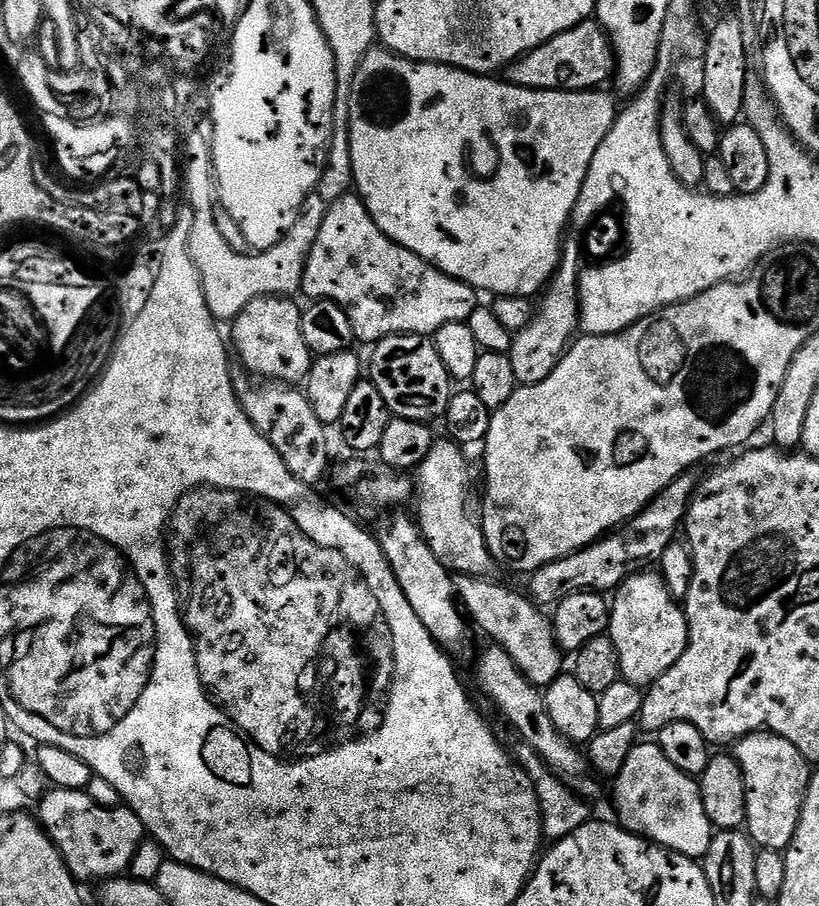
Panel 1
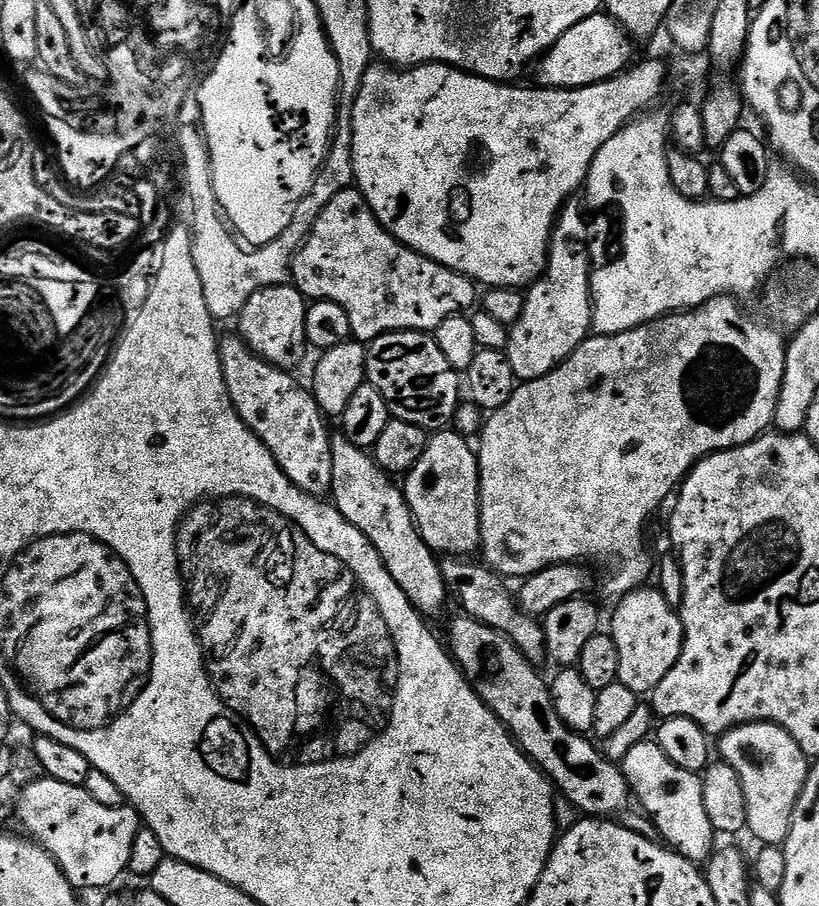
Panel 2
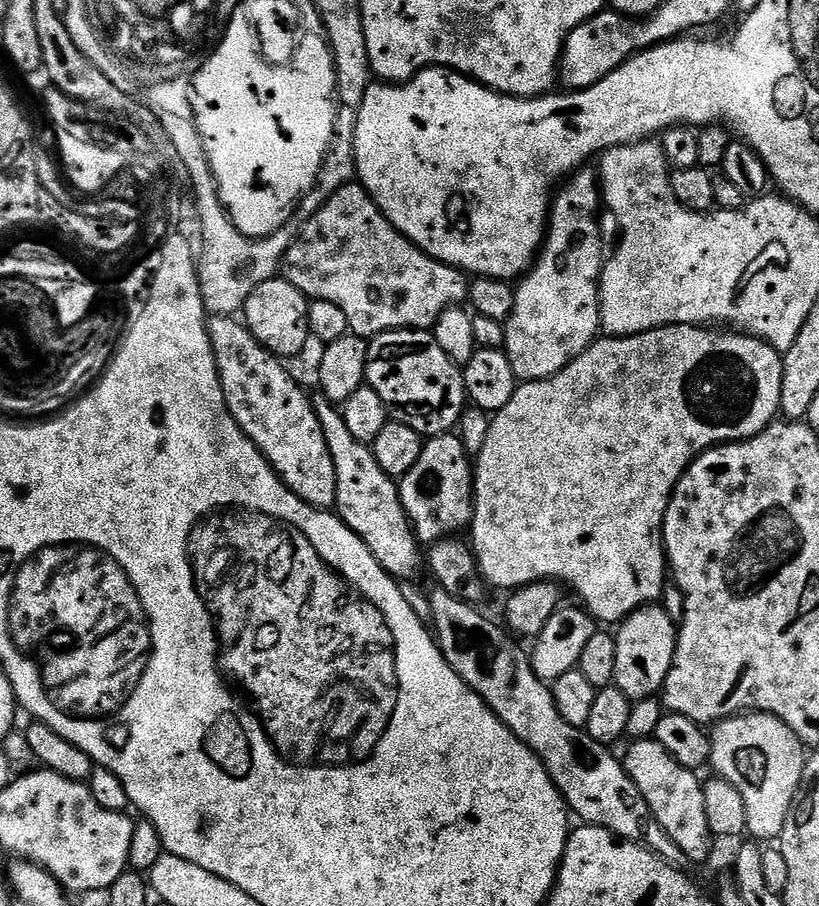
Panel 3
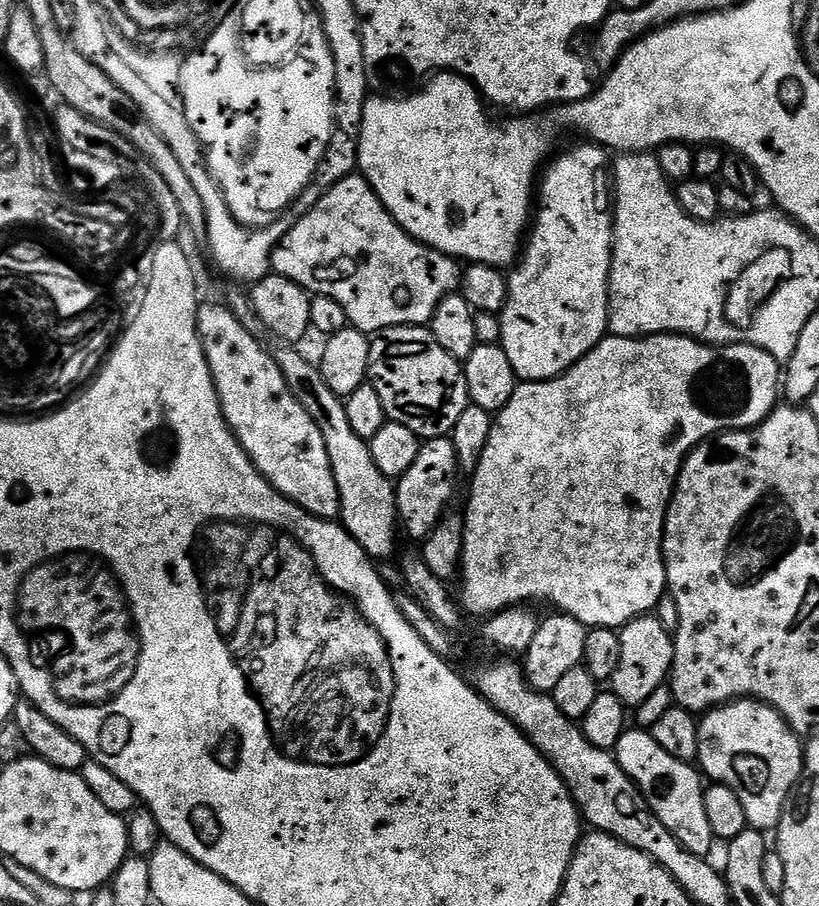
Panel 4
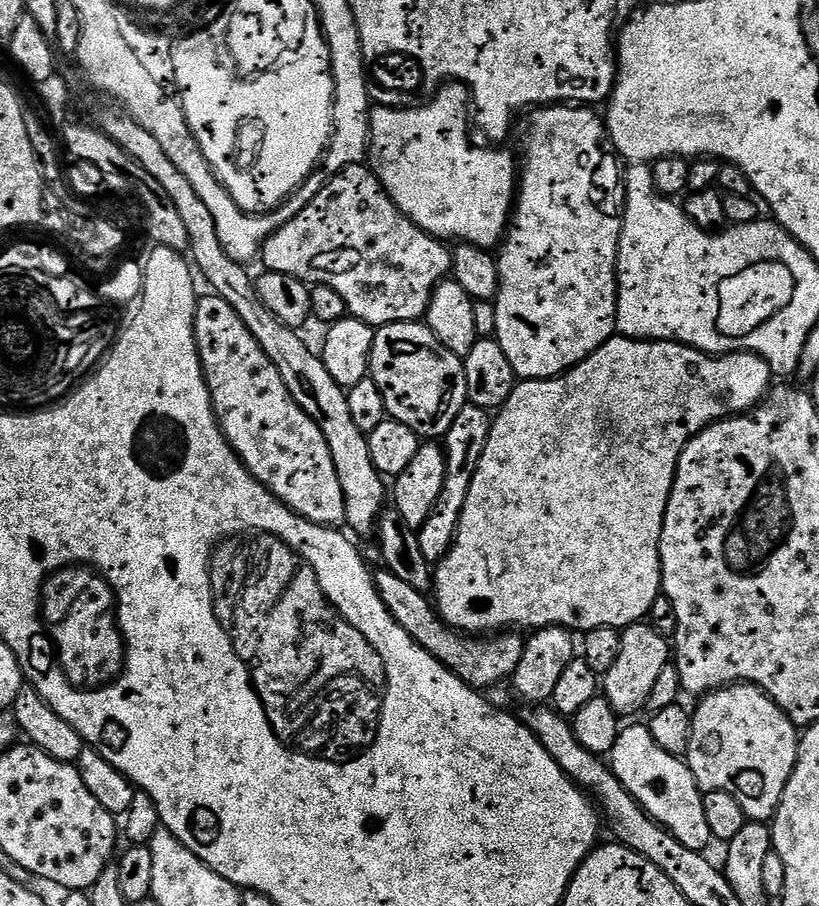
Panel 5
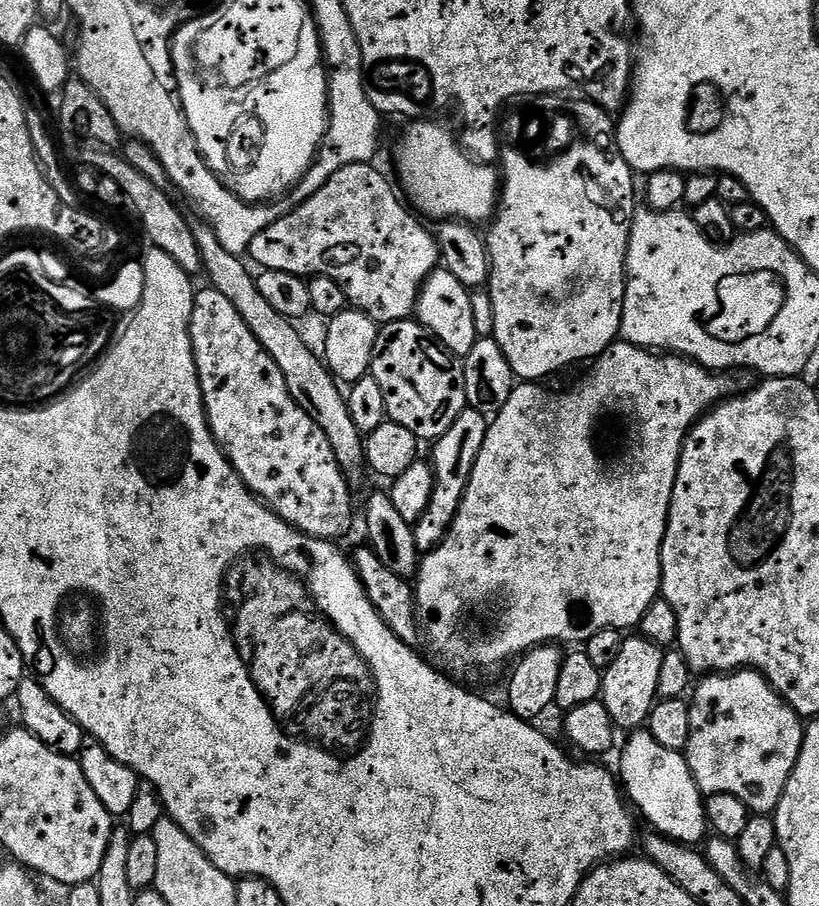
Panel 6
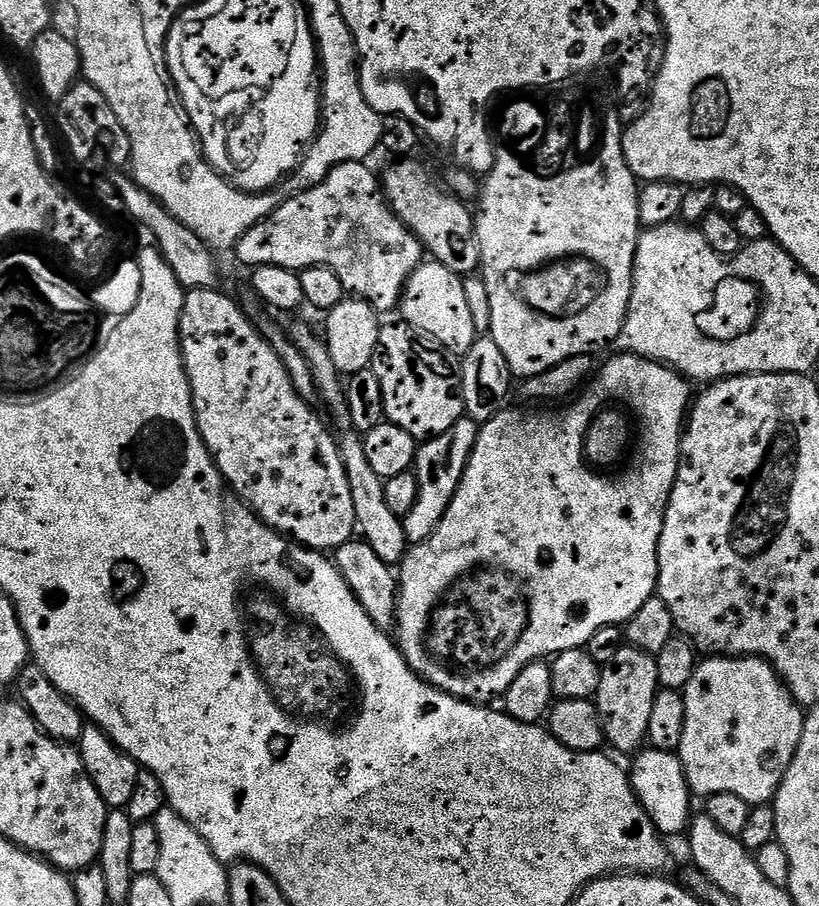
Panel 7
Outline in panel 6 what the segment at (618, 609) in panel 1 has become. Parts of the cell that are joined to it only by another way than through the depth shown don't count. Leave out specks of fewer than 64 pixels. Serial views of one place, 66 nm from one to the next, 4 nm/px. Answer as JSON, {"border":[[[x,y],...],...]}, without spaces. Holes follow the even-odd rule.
{"border":[[[632,634],[625,639],[622,651],[614,666],[603,669],[604,687],[602,699],[606,710],[610,710],[610,718],[617,729],[636,730],[647,725],[648,713],[658,697],[658,674],[662,671],[662,658],[665,649],[659,648],[654,642],[639,634]]]}

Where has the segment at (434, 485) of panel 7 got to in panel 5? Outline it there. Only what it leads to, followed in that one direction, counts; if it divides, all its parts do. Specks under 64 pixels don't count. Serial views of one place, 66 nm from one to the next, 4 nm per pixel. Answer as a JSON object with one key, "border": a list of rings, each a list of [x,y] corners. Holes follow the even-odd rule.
{"border":[[[467,403],[462,406],[462,410],[458,410],[458,418],[454,418],[450,430],[442,437],[446,458],[446,478],[442,482],[442,494],[438,494],[438,502],[434,510],[416,533],[418,546],[422,546],[422,555],[428,559],[429,565],[439,564],[445,554],[452,549],[460,525],[460,515],[466,506],[466,494],[470,494],[470,482],[478,470],[482,450],[486,450],[486,438],[490,438],[492,422],[493,417],[489,409]]]}

